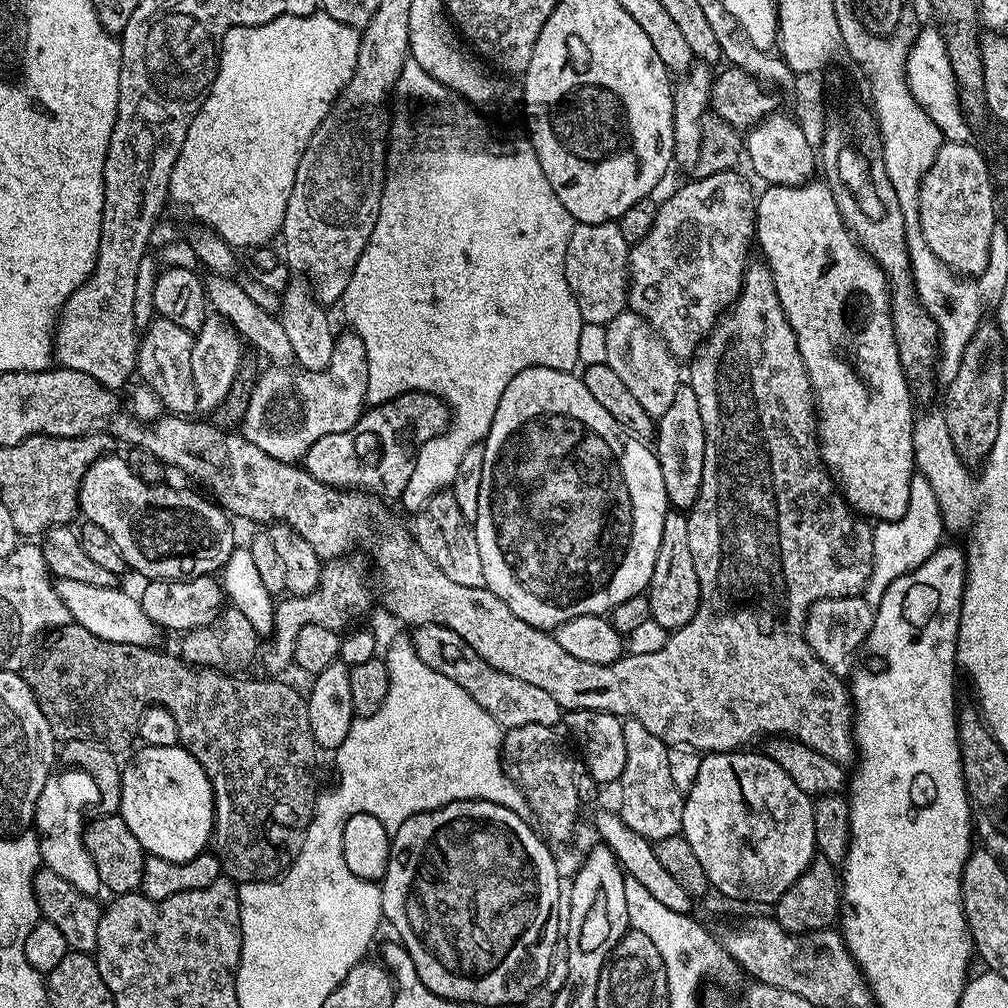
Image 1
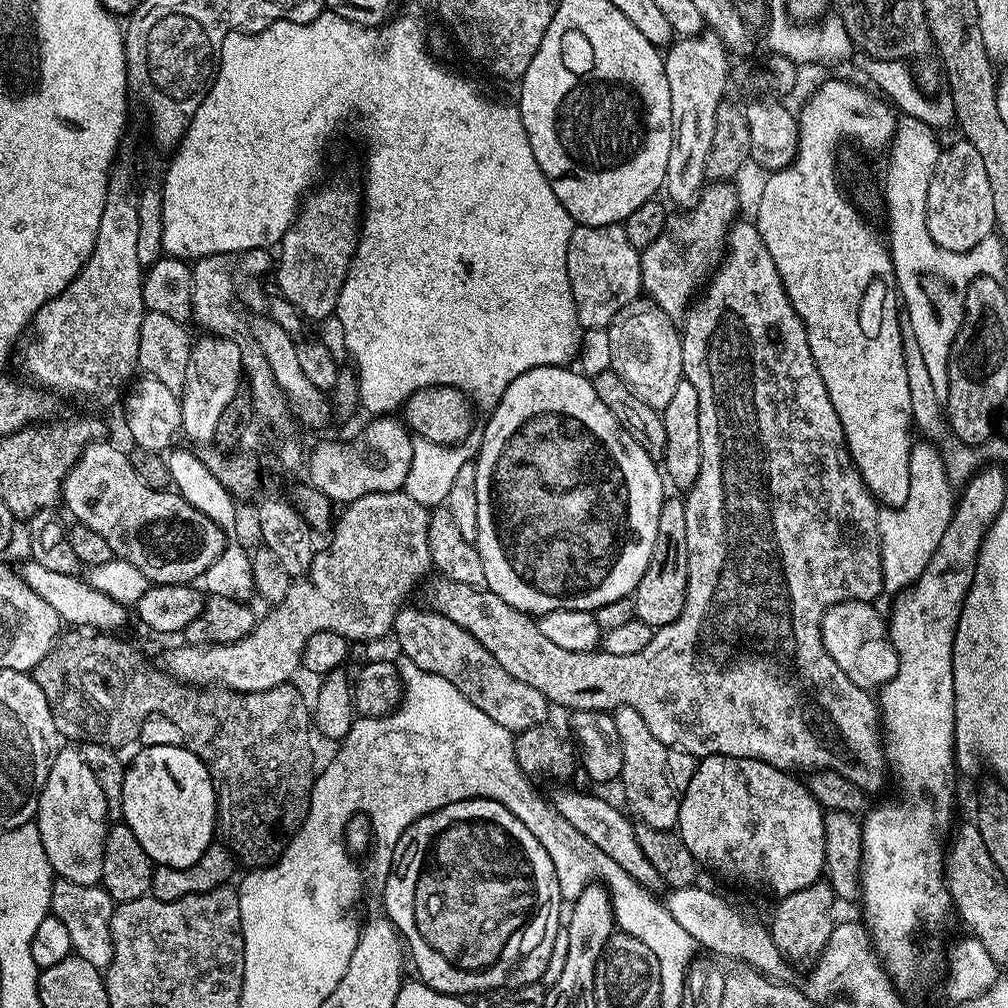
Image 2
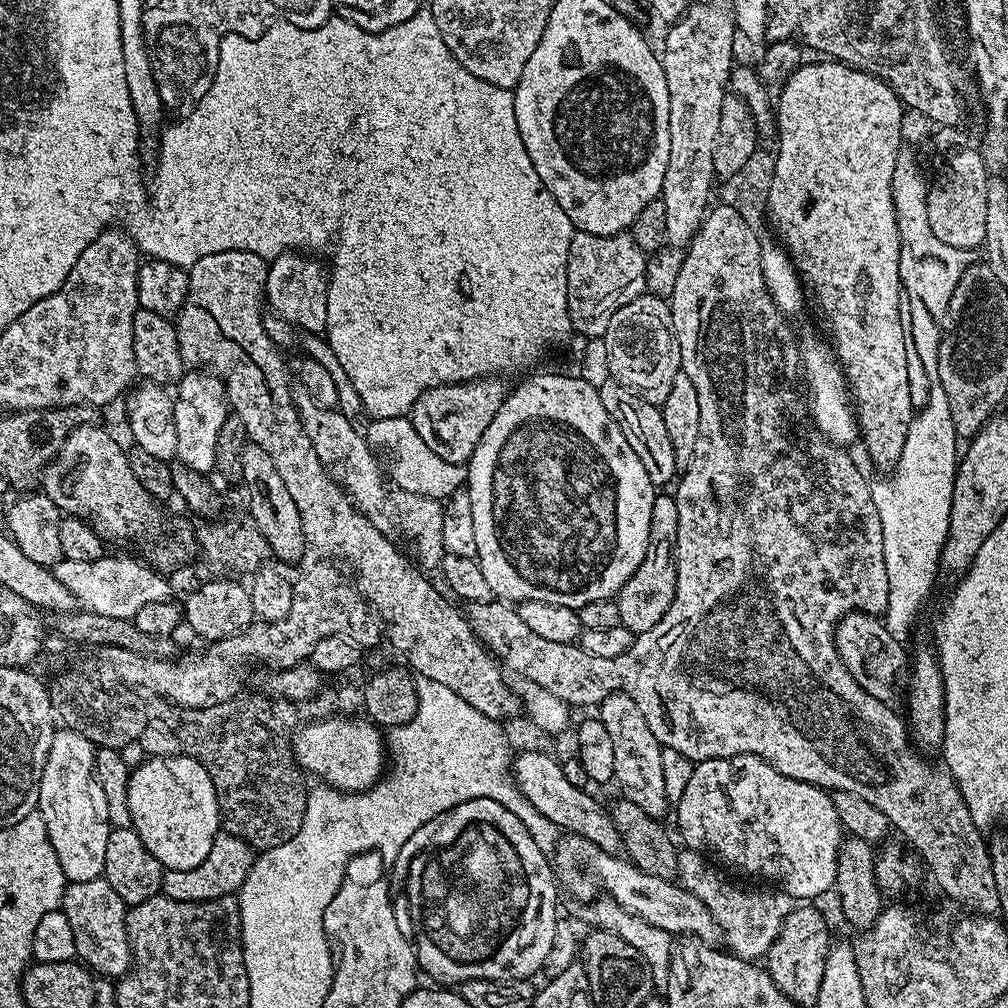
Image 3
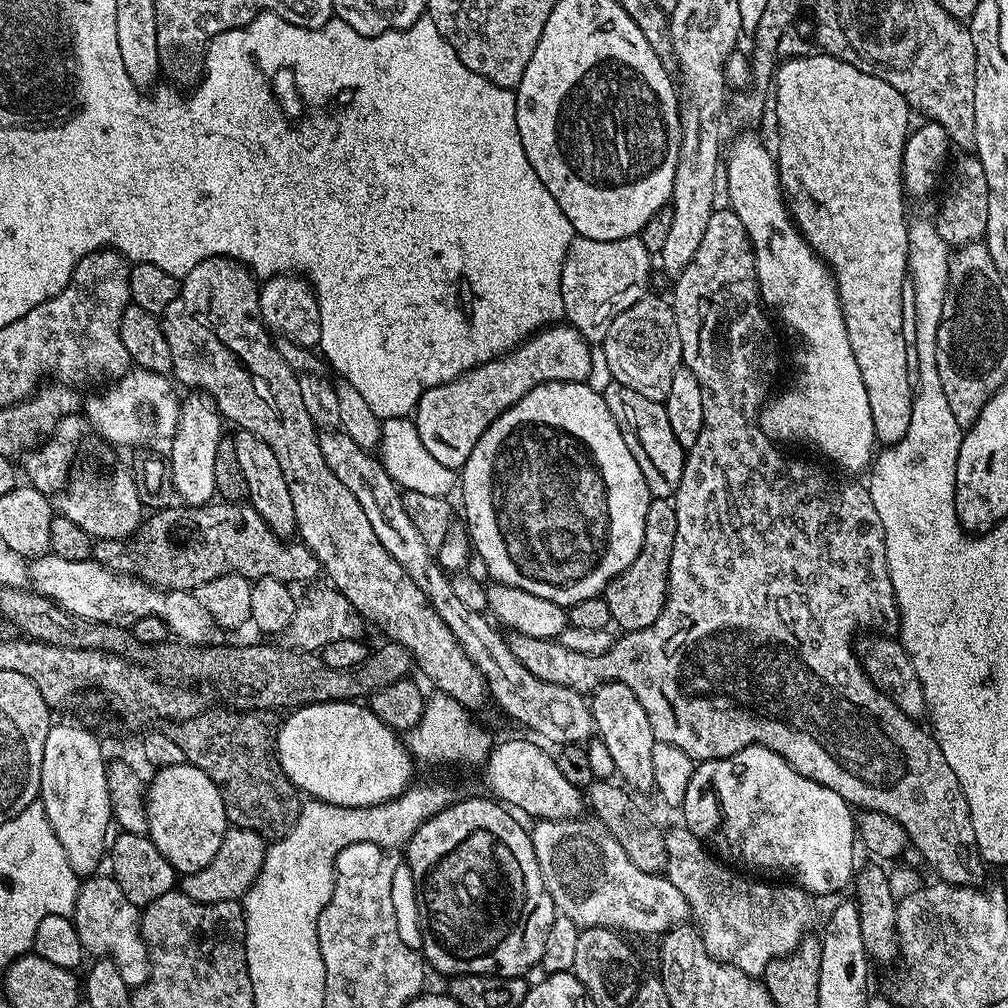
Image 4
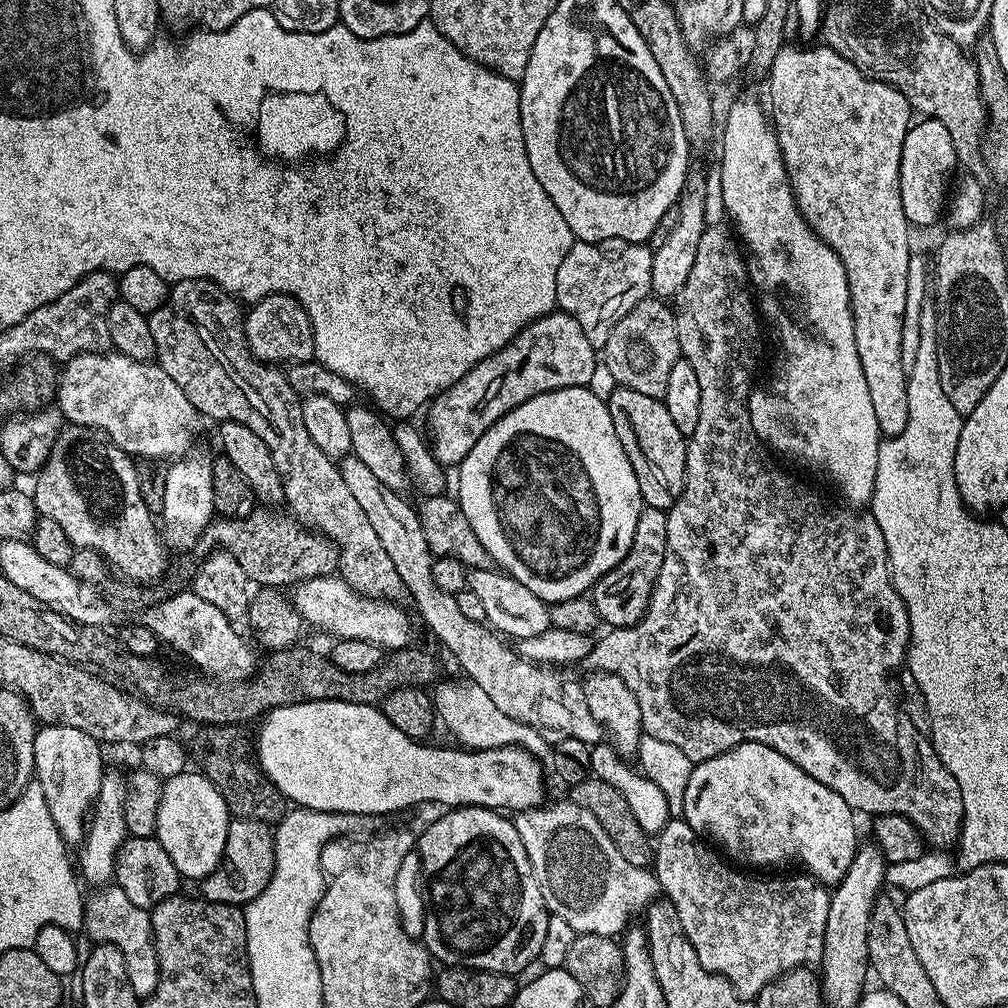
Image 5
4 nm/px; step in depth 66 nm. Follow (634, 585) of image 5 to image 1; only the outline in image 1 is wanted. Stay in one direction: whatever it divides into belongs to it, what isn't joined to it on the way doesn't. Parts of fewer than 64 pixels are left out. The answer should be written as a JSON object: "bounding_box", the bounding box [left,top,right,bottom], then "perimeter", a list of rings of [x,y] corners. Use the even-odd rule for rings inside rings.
{"bounding_box":[646,510,700,630],"perimeter":[[[669,510],[662,524],[662,546],[658,546],[658,562],[654,562],[652,583],[646,589],[651,619],[658,626],[675,630],[686,626],[700,605],[698,570],[694,570],[694,554],[690,554],[690,526],[683,511]]]}

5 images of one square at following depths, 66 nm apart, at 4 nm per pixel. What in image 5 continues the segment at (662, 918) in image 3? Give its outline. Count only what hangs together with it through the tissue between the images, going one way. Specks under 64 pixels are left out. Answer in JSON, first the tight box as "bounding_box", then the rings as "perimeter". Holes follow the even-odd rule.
{"bounding_box":[514,798,662,937],"perimeter":[[[564,798],[557,804],[545,802],[538,808],[515,813],[514,823],[526,846],[538,890],[542,890],[544,905],[551,915],[563,918],[570,926],[574,926],[578,934],[585,932],[619,937],[629,927],[628,912],[643,913],[661,895],[662,889],[655,871],[626,862],[626,858],[618,854],[618,846],[614,846],[606,830],[602,830],[598,818],[594,818],[590,810],[582,810],[582,806],[573,804],[571,799]]]}

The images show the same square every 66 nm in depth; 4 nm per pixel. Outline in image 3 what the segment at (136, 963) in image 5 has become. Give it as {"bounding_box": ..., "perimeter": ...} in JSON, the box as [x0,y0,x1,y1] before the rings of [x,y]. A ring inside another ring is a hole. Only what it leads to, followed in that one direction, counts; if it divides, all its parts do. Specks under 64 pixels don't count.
{"bounding_box":[60,878,132,978],"perimeter":[[[103,878],[90,882],[71,882],[65,887],[60,908],[74,932],[76,955],[93,973],[104,978],[123,978],[132,967],[132,947],[126,934],[128,908],[118,898],[114,886]]]}

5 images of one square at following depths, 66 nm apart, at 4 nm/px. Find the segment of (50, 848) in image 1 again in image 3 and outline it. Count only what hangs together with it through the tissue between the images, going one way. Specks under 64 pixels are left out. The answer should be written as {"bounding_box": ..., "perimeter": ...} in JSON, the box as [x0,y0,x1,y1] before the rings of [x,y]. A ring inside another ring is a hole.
{"bounding_box":[38,727,113,882],"perimeter":[[[61,727],[53,735],[50,754],[42,770],[38,811],[46,822],[46,834],[50,838],[50,846],[54,846],[54,854],[58,854],[58,866],[62,866],[64,879],[68,882],[99,880],[103,877],[106,866],[106,842],[110,842],[113,826],[108,820],[110,810],[106,806],[106,794],[102,794],[102,786],[96,777],[95,766],[96,748],[86,738],[82,738],[82,734]]]}

